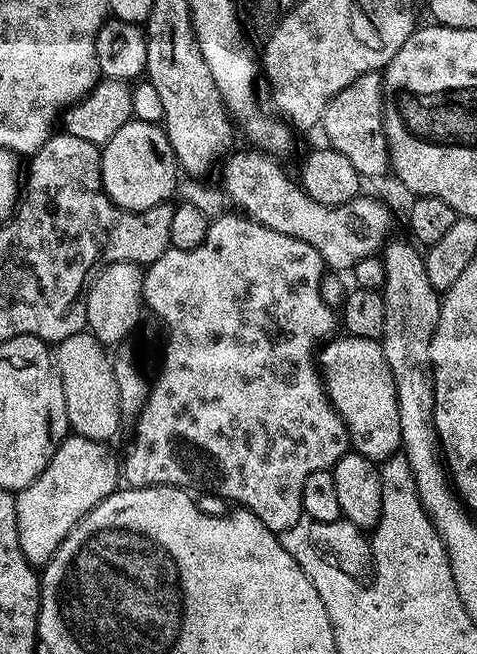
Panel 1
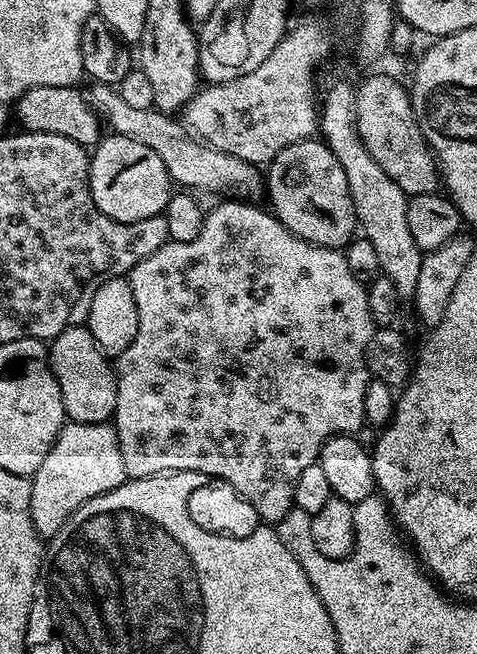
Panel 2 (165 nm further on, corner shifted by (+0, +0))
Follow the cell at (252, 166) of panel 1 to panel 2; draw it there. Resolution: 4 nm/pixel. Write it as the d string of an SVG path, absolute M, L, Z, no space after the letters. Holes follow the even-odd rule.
M96 82L91 87L92 89L87 89L86 99L102 117L103 123L107 127L109 124L112 127L109 129L117 136L134 138L142 142L142 146L150 146L150 150L154 150L154 154L162 158L173 185L184 190L201 188L204 192L221 192L221 197L239 198L244 202L255 201L257 199L255 196L265 191L266 184L257 165L242 162L242 158L234 158L222 150L208 147L207 144L189 135L179 119L173 118L169 113L159 112L155 106L146 110L137 110L135 106L129 106L111 84Z

